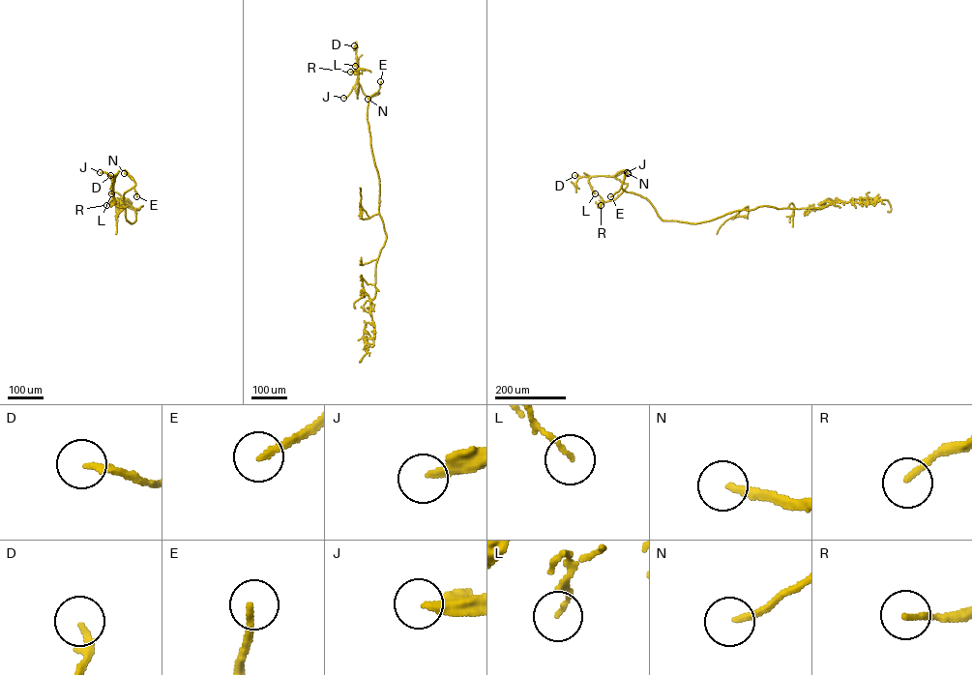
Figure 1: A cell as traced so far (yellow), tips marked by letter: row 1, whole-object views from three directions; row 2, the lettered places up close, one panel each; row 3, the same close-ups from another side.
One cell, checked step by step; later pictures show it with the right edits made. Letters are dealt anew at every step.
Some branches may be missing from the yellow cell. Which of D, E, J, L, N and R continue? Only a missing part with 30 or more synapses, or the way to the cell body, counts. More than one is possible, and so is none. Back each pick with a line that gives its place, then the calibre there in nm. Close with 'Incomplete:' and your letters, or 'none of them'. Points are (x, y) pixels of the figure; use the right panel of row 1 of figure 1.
J: Place: (627, 172). Thickness 280 nm
Incomplete: J

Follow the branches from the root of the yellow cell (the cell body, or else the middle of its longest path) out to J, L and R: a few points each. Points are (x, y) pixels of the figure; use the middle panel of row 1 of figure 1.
J: (379, 180), (367, 118), (369, 98), (379, 93), (368, 97), (357, 82), (343, 98)
L: (379, 180), (367, 118), (369, 98), (379, 93), (368, 97), (364, 94), (358, 81), (357, 59), (355, 66)
R: (379, 180), (367, 118), (369, 98), (379, 93), (368, 97), (359, 84), (357, 99), (357, 73), (350, 72)

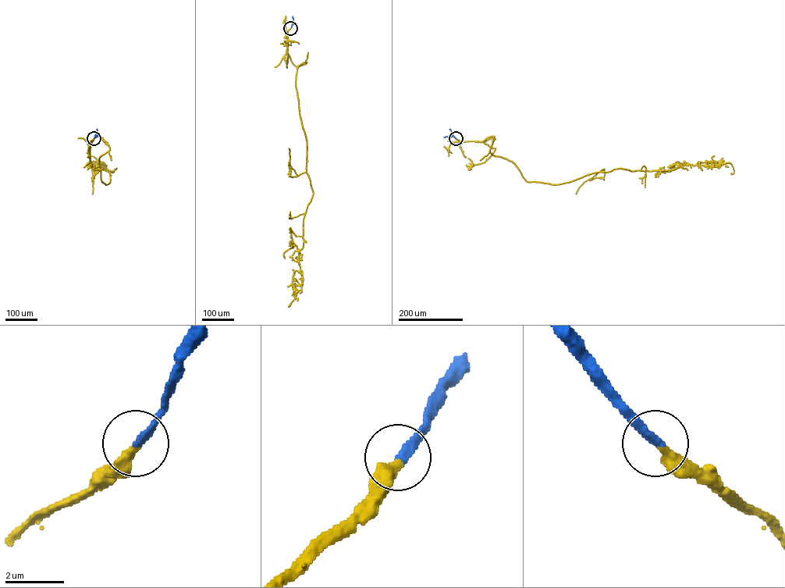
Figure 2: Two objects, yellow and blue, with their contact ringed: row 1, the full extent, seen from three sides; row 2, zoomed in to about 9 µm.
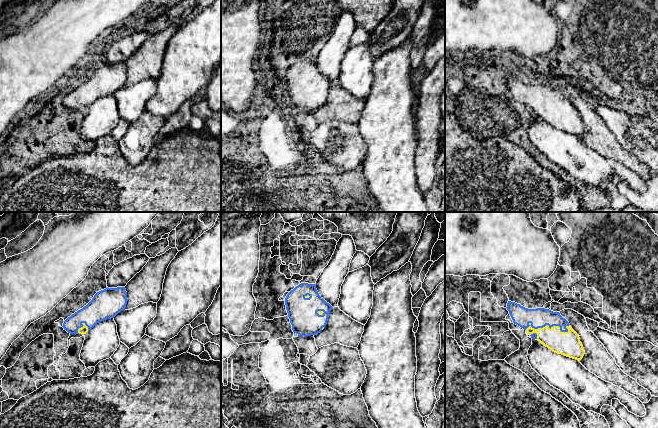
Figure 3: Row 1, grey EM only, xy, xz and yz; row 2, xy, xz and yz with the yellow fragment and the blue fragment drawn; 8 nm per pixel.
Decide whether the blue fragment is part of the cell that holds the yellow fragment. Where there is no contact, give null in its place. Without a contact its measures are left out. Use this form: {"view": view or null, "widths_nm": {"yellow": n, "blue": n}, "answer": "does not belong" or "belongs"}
{"view": "yz", "widths_nm": {"yellow": 190, "blue": 160}, "answer": "belongs"}

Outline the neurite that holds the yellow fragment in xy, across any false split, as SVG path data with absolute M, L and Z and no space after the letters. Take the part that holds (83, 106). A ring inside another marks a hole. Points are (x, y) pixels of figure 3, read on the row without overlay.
M107 63L97 68L86 82L68 93L62 103L70 110L85 111L97 99L114 94L125 86L127 77L125 63Z

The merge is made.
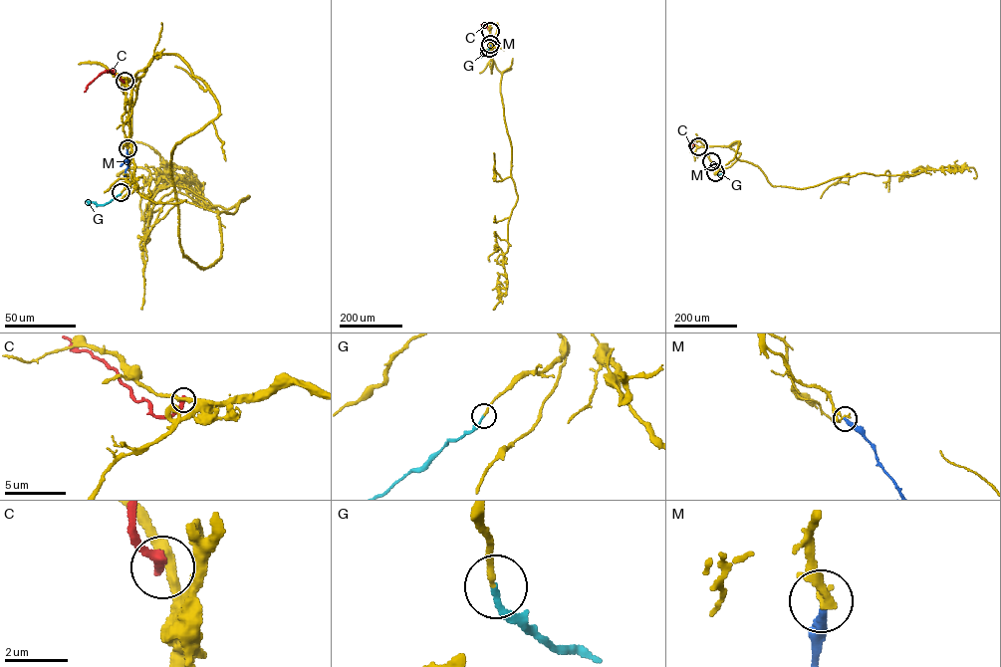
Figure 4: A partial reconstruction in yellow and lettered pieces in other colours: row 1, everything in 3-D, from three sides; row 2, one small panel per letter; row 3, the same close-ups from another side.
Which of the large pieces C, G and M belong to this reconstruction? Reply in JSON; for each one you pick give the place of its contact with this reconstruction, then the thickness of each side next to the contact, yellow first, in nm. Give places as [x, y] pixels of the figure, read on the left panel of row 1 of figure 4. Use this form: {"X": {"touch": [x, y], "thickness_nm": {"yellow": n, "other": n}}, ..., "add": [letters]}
{"G": {"touch": [121, 192], "thickness_nm": {"yellow": 180, "other": 170}}, "add": ["G"]}

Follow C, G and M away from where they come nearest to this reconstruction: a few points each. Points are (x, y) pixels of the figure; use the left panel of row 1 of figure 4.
C: (125, 81), (112, 71), (105, 71), (84, 92)
G: (122, 192), (104, 204), (86, 200)
M: (127, 147), (127, 166), (124, 176)

